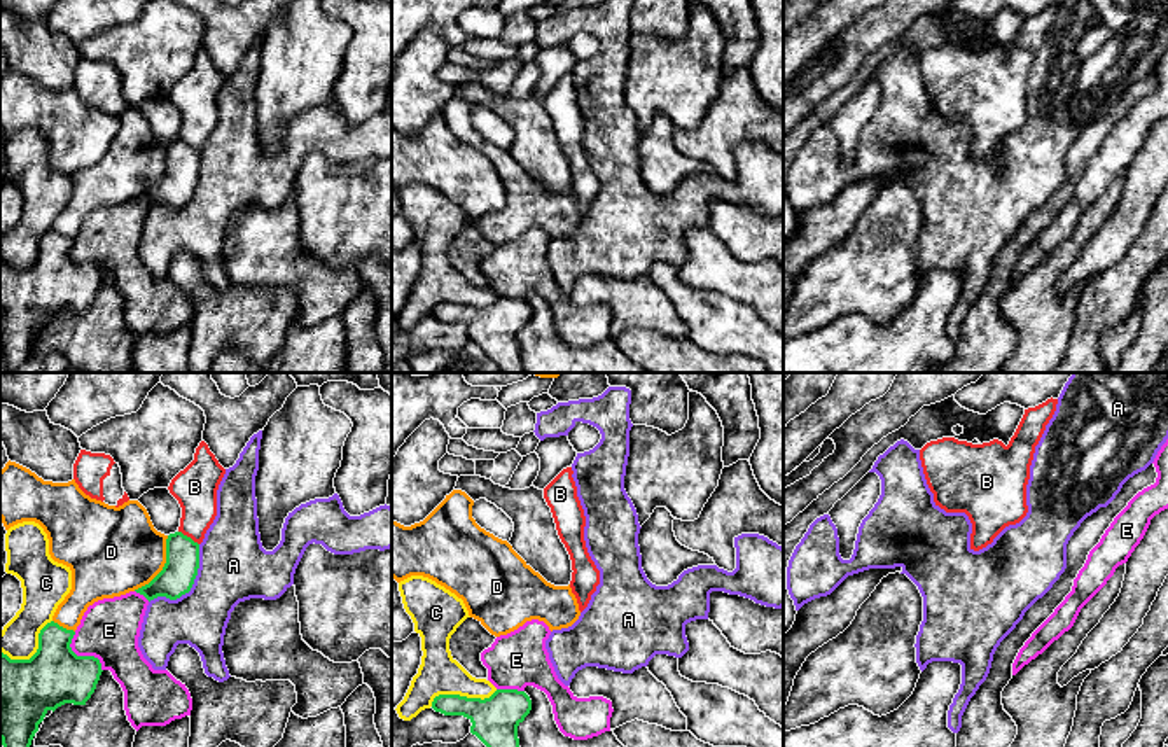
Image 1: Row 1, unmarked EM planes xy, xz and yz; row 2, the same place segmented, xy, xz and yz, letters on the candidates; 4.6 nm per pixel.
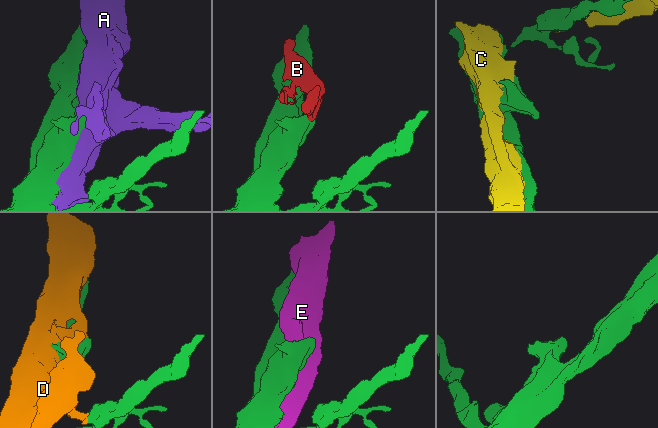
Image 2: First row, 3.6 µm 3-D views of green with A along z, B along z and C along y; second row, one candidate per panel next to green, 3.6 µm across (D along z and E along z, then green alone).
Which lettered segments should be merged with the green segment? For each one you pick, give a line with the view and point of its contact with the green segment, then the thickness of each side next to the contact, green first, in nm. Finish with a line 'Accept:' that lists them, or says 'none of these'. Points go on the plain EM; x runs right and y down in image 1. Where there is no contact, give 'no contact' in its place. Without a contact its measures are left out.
Accept: none of these

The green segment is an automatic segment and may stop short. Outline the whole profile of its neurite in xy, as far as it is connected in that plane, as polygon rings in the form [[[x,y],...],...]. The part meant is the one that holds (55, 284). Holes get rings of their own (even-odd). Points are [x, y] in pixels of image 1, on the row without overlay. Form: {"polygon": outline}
{"polygon": [[[47,231],[30,268],[10,268],[0,259],[0,348],[7,371],[31,353],[49,318],[65,311],[86,313],[101,283],[94,264],[77,264],[70,252],[75,240]]]}

